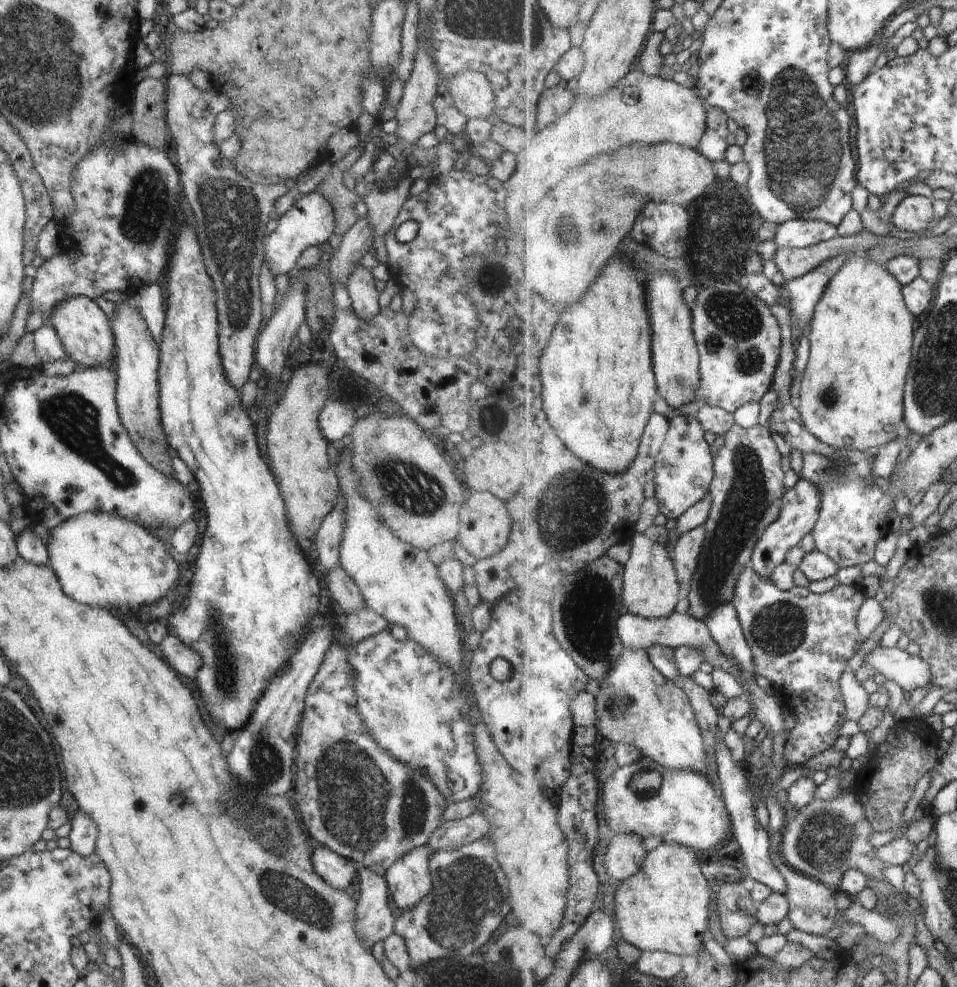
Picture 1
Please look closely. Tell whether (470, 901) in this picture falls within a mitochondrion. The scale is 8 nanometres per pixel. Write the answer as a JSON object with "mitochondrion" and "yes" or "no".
{"mitochondrion":"yes"}

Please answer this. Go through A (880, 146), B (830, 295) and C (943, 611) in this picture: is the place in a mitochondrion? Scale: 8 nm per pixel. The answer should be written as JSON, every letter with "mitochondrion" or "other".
{"A":"other","B":"other","C":"mitochondrion"}

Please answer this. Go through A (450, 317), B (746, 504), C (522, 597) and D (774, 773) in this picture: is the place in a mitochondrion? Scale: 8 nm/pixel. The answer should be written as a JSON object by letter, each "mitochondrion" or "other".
{"A":"mitochondrion","B":"mitochondrion","C":"other","D":"other"}

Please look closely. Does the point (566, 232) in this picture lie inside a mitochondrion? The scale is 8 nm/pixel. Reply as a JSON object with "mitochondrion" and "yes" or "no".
{"mitochondrion":"yes"}

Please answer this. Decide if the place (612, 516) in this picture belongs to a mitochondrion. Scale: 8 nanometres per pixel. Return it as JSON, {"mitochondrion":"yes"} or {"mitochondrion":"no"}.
{"mitochondrion":"yes"}

